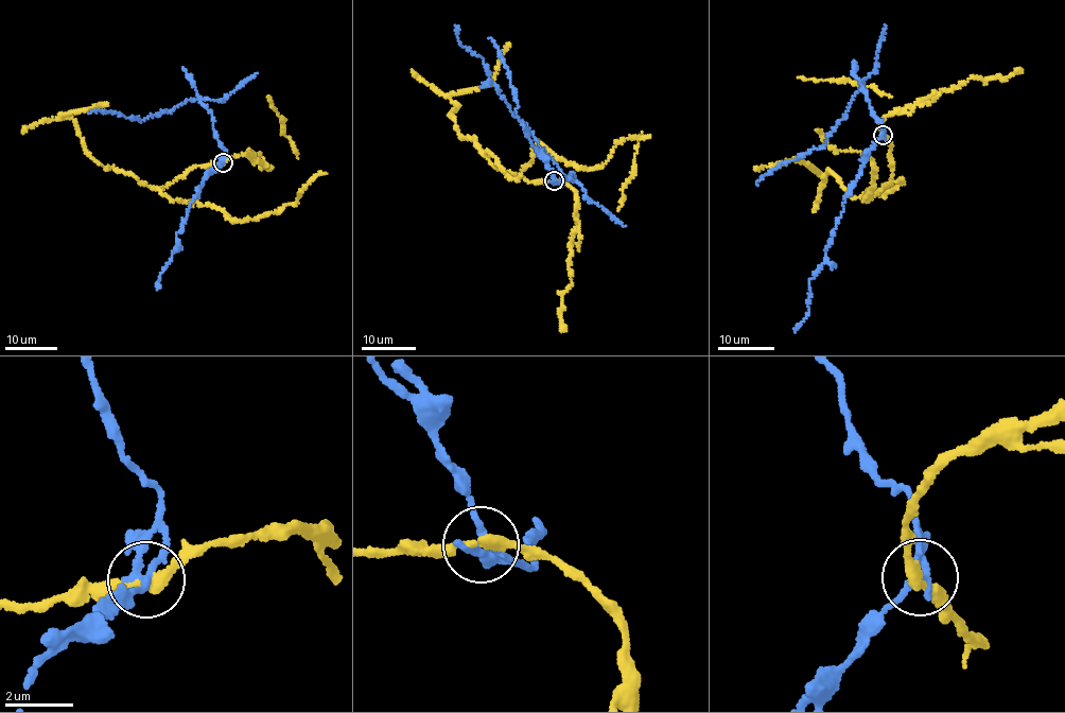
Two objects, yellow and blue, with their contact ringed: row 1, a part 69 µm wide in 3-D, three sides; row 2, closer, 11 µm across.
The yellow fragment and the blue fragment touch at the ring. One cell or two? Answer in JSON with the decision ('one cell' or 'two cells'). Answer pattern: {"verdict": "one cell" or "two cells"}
{"verdict": "two cells"}

